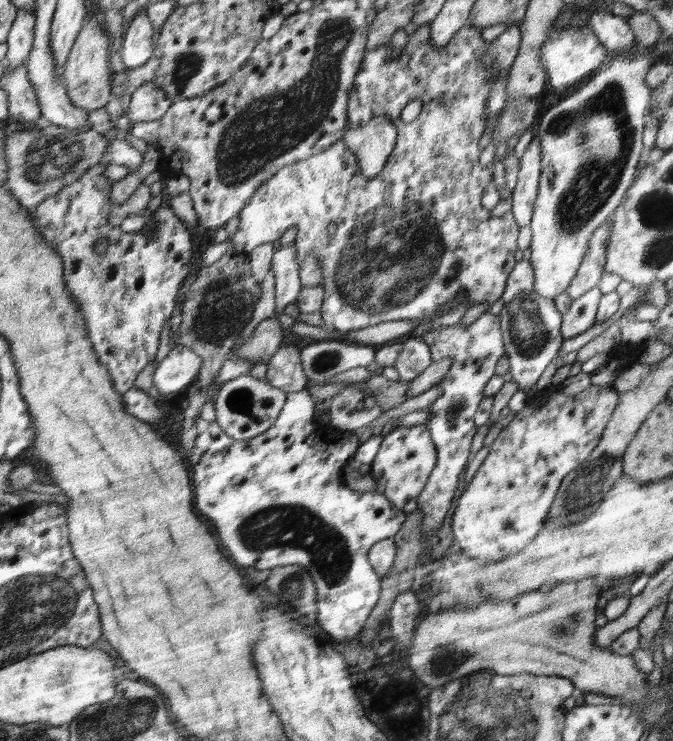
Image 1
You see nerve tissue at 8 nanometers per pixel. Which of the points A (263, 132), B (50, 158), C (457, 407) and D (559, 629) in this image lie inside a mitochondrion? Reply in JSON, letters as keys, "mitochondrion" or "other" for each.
{"A":"mitochondrion","B":"mitochondrion","C":"mitochondrion","D":"mitochondrion"}

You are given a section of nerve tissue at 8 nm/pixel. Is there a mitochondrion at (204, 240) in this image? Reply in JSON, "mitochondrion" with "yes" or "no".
{"mitochondrion":"no"}

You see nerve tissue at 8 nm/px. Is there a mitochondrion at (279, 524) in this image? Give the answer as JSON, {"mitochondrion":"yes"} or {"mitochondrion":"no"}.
{"mitochondrion":"yes"}

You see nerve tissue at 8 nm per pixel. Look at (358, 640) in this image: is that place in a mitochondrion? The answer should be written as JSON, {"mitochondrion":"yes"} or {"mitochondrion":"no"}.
{"mitochondrion":"no"}

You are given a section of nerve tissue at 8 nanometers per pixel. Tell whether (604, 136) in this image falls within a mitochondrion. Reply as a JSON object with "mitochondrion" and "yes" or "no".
{"mitochondrion":"yes"}

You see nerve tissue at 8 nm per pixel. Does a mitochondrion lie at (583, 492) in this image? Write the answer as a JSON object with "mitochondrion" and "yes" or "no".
{"mitochondrion":"yes"}

